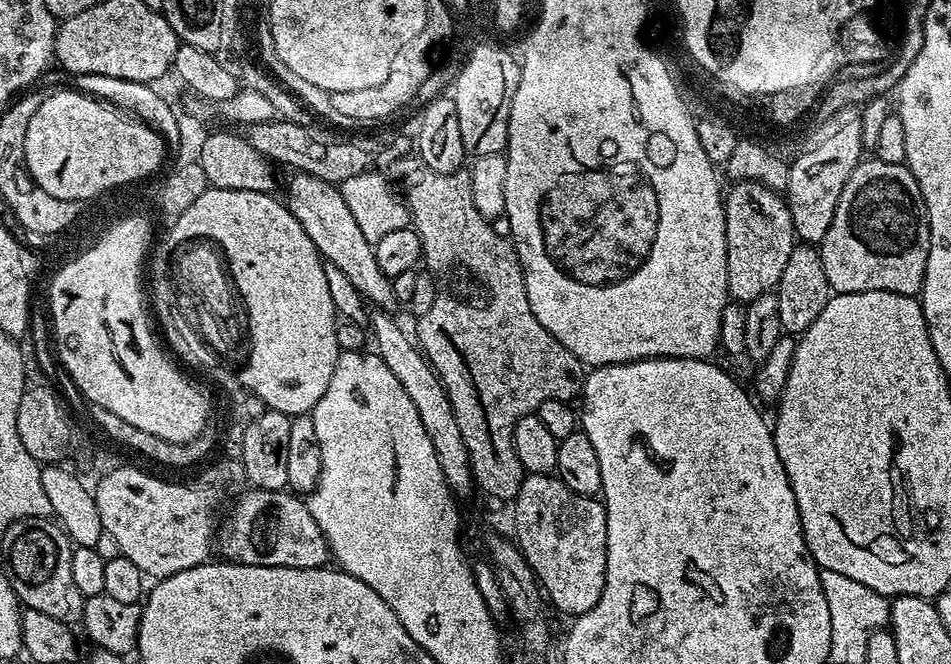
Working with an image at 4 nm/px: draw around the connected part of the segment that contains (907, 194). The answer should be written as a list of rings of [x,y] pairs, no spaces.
[[[861,159],[846,186],[842,186],[842,198],[838,198],[834,222],[830,222],[830,230],[826,230],[826,238],[820,241],[818,249],[833,293],[886,290],[919,297],[924,286],[926,258],[930,254],[930,230],[922,190],[918,190],[918,182],[907,163]]]

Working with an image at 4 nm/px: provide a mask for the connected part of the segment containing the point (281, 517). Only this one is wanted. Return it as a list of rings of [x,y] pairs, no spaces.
[[[249,487],[218,528],[218,552],[223,559],[250,566],[322,568],[329,563],[328,543],[307,503],[291,491],[267,492]]]

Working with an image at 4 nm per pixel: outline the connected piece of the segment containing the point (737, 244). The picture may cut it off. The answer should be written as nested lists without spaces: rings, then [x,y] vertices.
[[[737,180],[731,185],[732,189],[727,189],[724,196],[724,221],[726,222],[726,278],[728,279],[728,294],[733,301],[739,302],[743,305],[748,305],[752,299],[758,298],[759,295],[766,294],[773,291],[777,287],[779,280],[782,278],[782,272],[786,267],[786,262],[790,259],[792,249],[798,243],[798,237],[792,219],[790,218],[790,210],[788,209],[788,201],[775,188],[768,188],[765,184],[759,184],[753,180]]]

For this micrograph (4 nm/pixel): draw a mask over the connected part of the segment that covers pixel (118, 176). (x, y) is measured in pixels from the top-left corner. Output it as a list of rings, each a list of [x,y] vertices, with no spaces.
[[[75,90],[45,95],[42,106],[38,106],[34,118],[30,118],[30,126],[26,126],[24,157],[28,173],[38,186],[42,186],[42,190],[46,190],[46,194],[54,194],[54,198],[63,200],[93,199],[120,185],[135,185],[132,184],[135,180],[143,181],[157,171],[155,168],[163,162],[164,155],[164,141],[154,129],[139,119],[121,114],[103,100]]]

